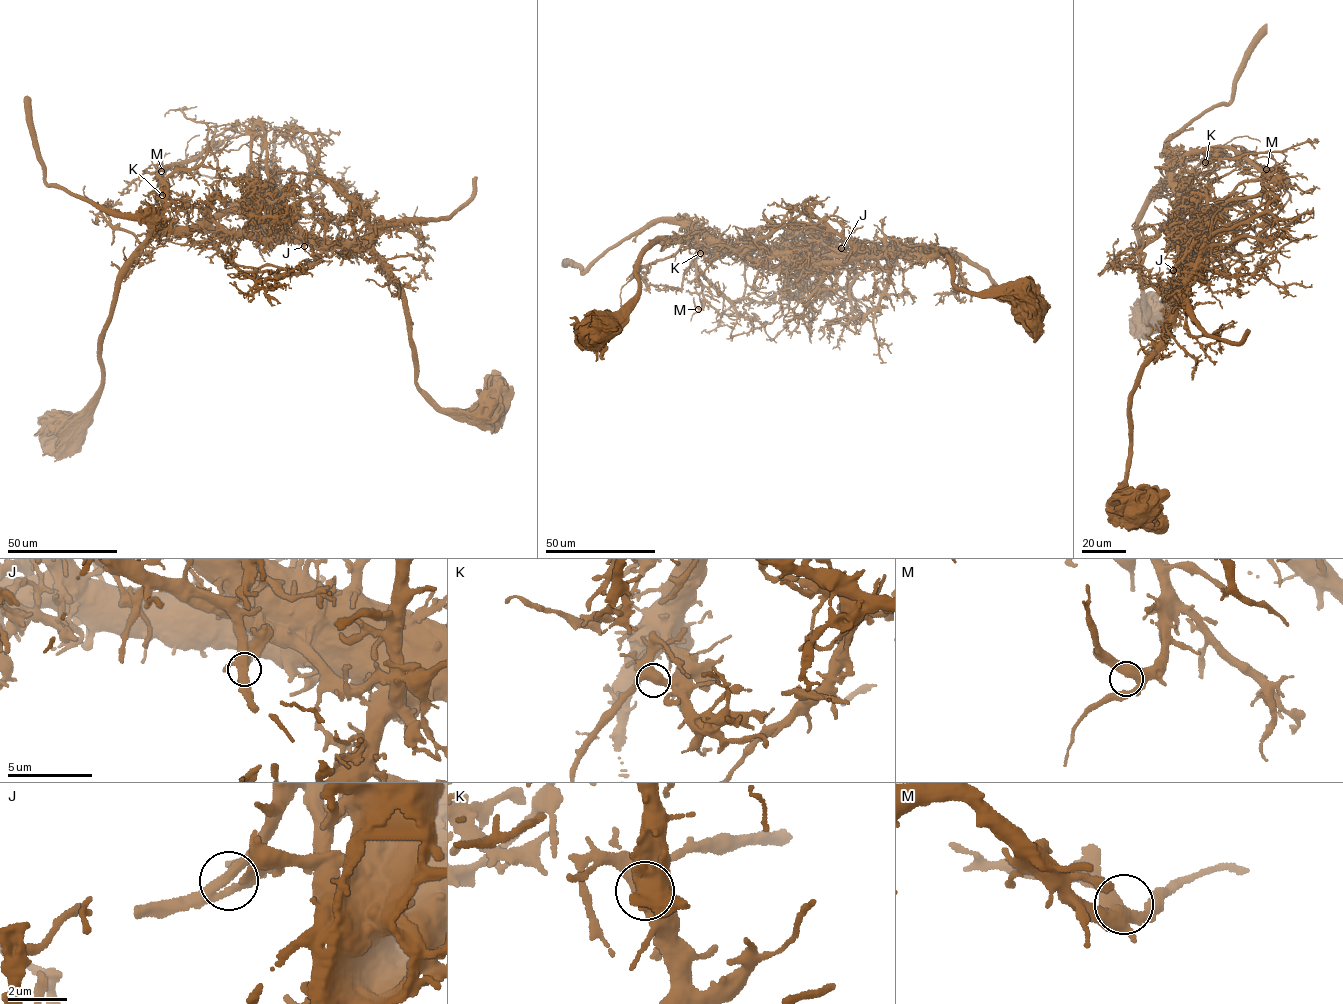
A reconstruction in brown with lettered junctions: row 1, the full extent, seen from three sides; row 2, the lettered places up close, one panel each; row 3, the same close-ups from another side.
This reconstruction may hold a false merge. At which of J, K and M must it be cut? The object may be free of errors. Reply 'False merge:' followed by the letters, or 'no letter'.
False merge: J

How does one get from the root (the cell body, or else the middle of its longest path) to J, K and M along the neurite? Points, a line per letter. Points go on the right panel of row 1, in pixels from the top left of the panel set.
J: (1139, 509), (1134, 506), (1134, 499), (1127, 493), (1130, 398), (1139, 370), (1174, 318), (1180, 270), (1173, 270)
K: (1139, 509), (1127, 493), (1131, 392), (1186, 276), (1184, 207), (1193, 187), (1182, 161), (1202, 152), (1205, 162)
M: (1139, 509), (1127, 493), (1130, 398), (1186, 276), (1184, 207), (1193, 187), (1182, 161), (1221, 150), (1266, 169)

